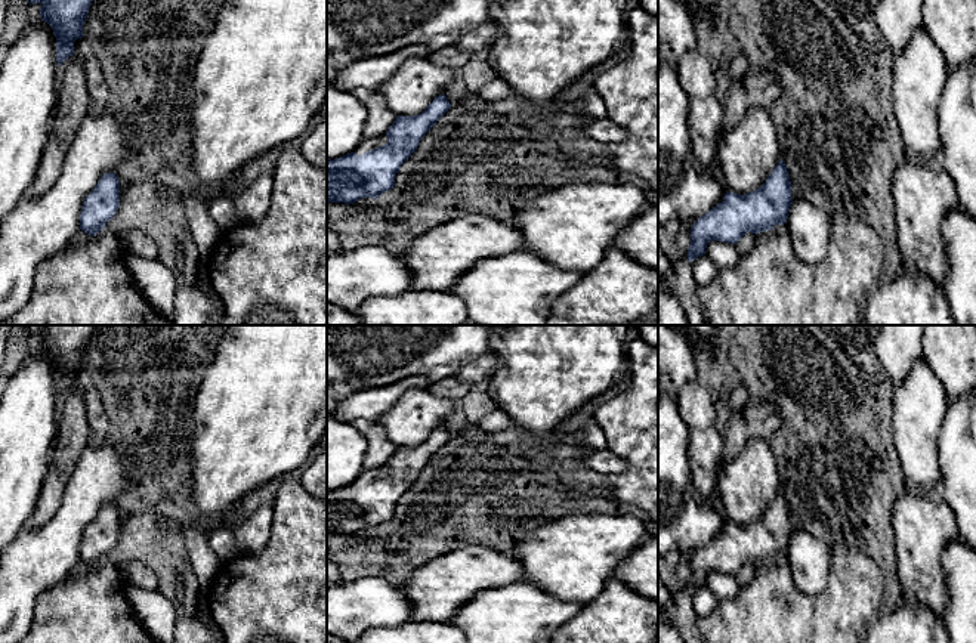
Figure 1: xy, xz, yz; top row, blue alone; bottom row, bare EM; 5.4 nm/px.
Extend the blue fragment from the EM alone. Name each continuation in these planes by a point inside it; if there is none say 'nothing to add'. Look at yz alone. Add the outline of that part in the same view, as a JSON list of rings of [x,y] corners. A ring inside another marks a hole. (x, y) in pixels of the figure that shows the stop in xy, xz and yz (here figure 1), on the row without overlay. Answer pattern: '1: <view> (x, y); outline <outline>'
nothing to add

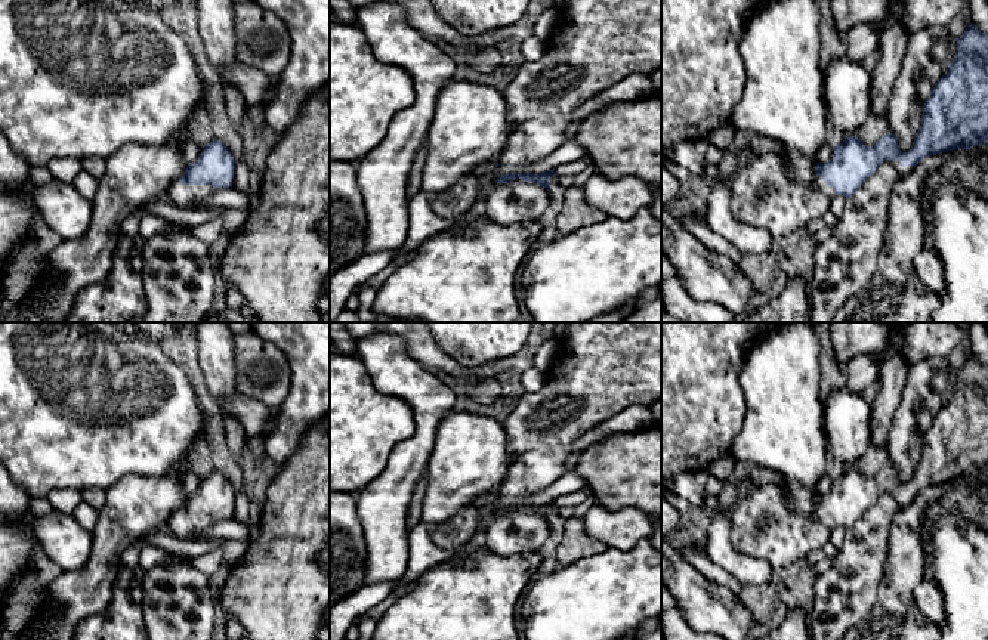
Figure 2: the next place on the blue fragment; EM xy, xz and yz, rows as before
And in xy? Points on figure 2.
1: xy (190, 528); outline [[[177,510],[167,523],[167,529],[179,539],[200,541],[200,537],[219,522],[222,520],[210,516],[183,516]]]

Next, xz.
1: xz (602, 368); outline [[[566,322],[568,328],[565,334],[558,340],[558,358],[555,365],[546,372],[546,384],[537,392],[524,392],[518,399],[513,411],[501,421],[507,439],[509,439],[509,454],[510,454],[510,467],[506,480],[497,491],[497,495],[501,497],[527,497],[537,494],[549,486],[552,486],[564,473],[566,458],[571,454],[574,440],[598,426],[599,423],[620,414],[632,405],[651,405],[661,398],[661,322]]]

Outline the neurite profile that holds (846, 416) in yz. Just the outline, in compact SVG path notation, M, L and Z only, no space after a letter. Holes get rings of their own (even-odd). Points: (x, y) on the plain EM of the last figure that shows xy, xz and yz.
M845 386L831 392L824 404L822 427L827 451L846 469L856 467L871 448L871 412L873 406L864 395L850 392Z

